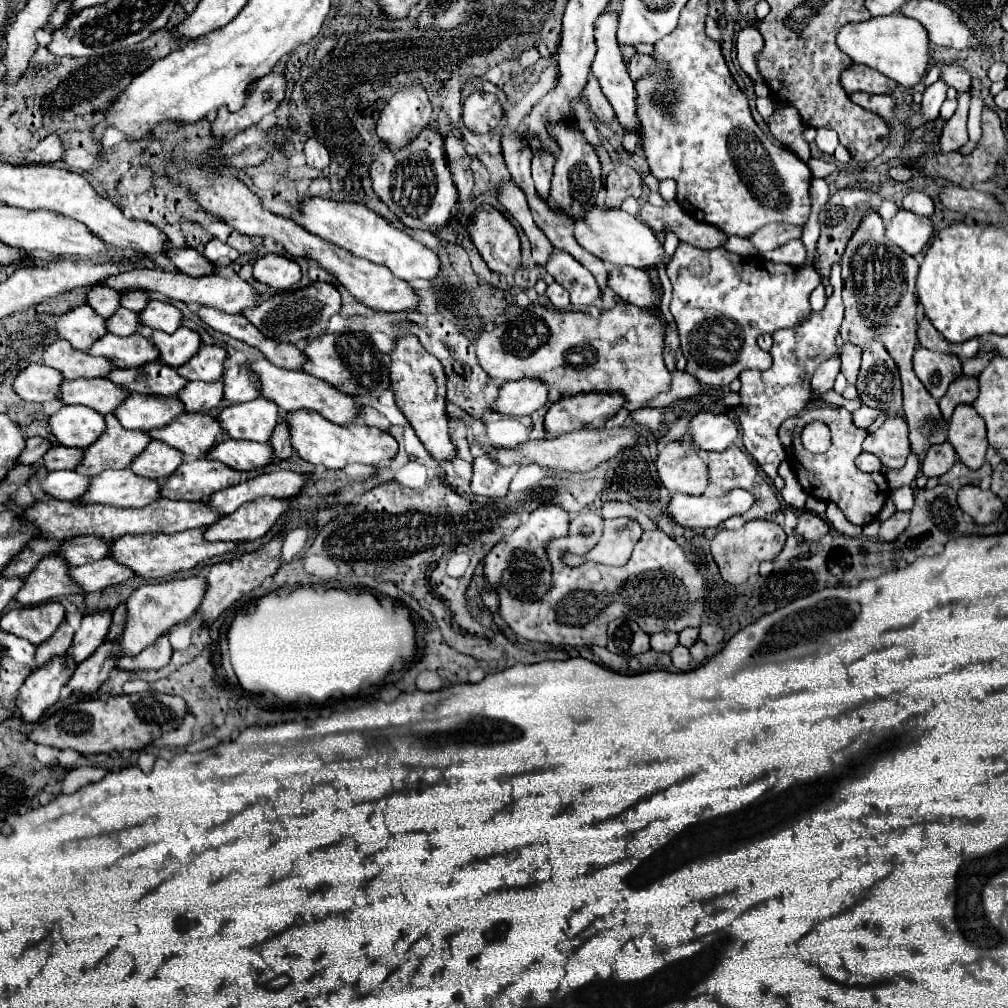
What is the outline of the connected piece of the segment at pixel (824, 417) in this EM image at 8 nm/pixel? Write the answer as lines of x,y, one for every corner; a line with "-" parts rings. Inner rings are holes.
831,406
805,408
799,416
787,418
779,428
779,438
787,448
789,460
795,468
797,480
803,486
803,490
813,498
835,502
843,510
845,518
857,526
867,526
873,520
877,520
889,492
889,484
883,474
865,474
855,466
855,458
863,452
861,442
865,440
865,436
867,432
863,428
855,428
851,412
847,412
845,408
831,408
-
813,420
827,424
831,430
831,448
825,454
813,454
805,450
801,444
801,430

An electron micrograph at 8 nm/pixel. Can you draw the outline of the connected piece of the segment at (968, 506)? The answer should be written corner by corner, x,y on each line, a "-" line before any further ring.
963,486
957,500
959,508
977,524
991,524
1003,512
1003,502
991,490
981,490
979,486

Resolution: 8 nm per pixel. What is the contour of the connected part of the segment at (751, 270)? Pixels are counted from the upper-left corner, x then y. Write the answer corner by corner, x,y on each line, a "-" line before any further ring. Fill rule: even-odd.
685,242
677,246
673,262
667,266
667,276
673,284
671,314
681,338
681,352
687,360
685,372
707,386
729,386
747,368
767,370
771,366
771,356
759,348
759,334
799,324
799,318
811,312
809,294
821,284
819,274
809,264
775,264
761,256
739,256
725,248
703,250

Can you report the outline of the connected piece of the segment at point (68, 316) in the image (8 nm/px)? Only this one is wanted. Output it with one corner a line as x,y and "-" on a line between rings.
81,304
57,318
57,334
75,350
85,352
91,346
91,340
97,340
107,332
103,332
103,318
95,316
87,304

